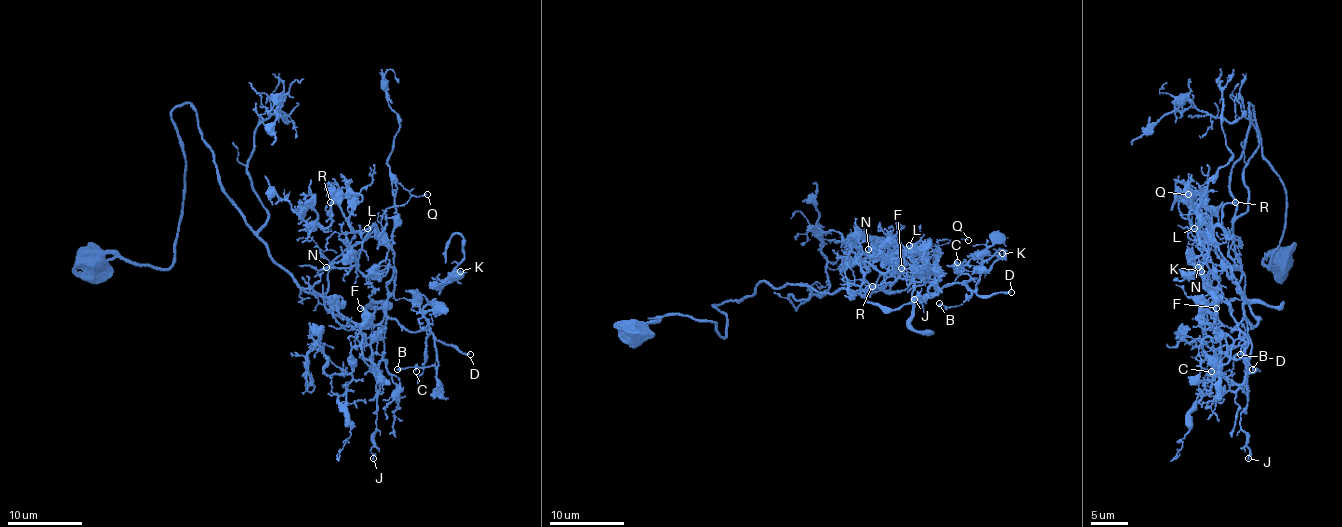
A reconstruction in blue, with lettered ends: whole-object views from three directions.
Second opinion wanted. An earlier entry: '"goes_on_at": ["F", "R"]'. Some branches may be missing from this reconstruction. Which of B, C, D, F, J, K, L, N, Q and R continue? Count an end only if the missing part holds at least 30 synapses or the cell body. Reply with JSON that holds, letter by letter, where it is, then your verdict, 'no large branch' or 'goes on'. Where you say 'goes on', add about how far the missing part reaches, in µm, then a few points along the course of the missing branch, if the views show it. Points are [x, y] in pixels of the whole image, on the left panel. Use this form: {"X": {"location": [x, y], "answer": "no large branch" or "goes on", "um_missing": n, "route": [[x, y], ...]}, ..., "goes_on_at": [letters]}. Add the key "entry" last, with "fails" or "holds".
{"B": {"location": [397, 369], "answer": "no large branch"}, "C": {"location": [416, 371], "answer": "no large branch"}, "D": {"location": [470, 354], "answer": "no large branch"}, "F": {"location": [360, 308], "answer": "no large branch"}, "J": {"location": [373, 458], "answer": "no large branch"}, "K": {"location": [460, 271], "answer": "no large branch"}, "L": {"location": [367, 228], "answer": "no large branch"}, "N": {"location": [326, 267], "answer": "no large branch"}, "Q": {"location": [427, 194], "answer": "goes on", "um_missing": 15, "route": [[427, 194], [419, 224], [423, 228], [421, 245], [412, 246], [417, 276], [425, 272]]}, "R": {"location": [330, 202], "answer": "goes on", "um_missing": 50, "route": [[330, 202], [319, 194], [334, 161], [313, 159], [337, 142], [324, 127], [341, 85], [310, 1]]}, "goes_on_at": ["Q", "R"], "entry": "fails"}

